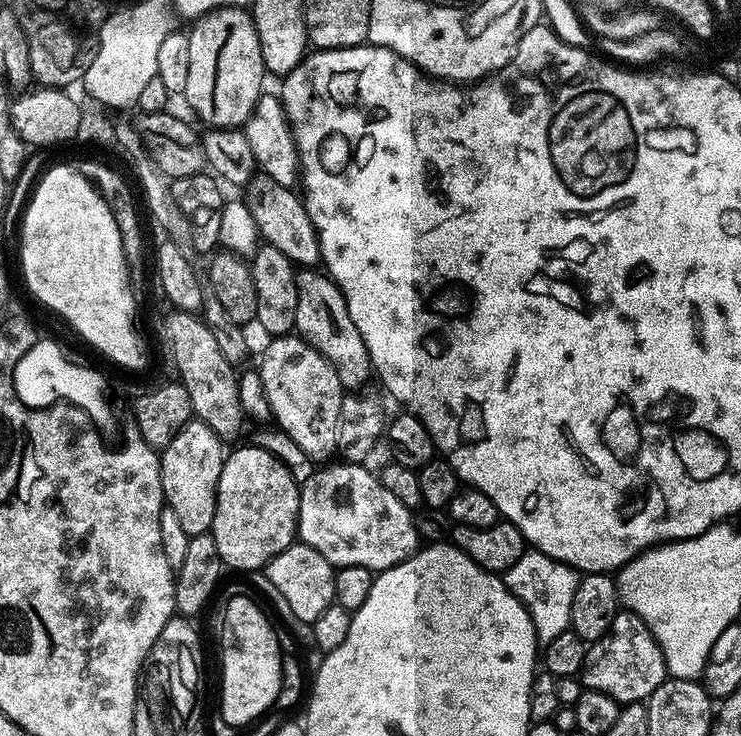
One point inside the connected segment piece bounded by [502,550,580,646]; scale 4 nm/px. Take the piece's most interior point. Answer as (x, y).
(545, 586)

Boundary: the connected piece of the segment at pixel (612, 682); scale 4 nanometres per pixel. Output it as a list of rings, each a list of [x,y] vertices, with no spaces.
[[[627,610],[617,612],[608,633],[600,640],[591,641],[585,654],[582,669],[583,687],[610,694],[610,698],[617,700],[621,706],[647,701],[666,679],[669,679],[666,662],[662,658],[662,650],[654,634],[650,634],[642,618]]]

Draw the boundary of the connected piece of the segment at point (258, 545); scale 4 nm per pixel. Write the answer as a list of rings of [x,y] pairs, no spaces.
[[[259,446],[236,448],[227,453],[218,478],[216,509],[212,523],[212,537],[218,546],[220,561],[229,569],[252,572],[263,569],[275,556],[282,554],[297,539],[300,522],[300,484],[290,470],[274,454]]]

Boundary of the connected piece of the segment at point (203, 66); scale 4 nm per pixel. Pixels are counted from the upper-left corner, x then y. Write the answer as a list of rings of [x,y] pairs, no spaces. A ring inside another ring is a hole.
[[[247,7],[215,8],[195,21],[190,28],[190,70],[186,77],[186,90],[183,99],[205,120],[205,125],[214,128],[239,129],[250,118],[258,98],[265,91],[264,63],[262,62],[262,46],[258,42],[258,30],[252,21],[252,13]]]

